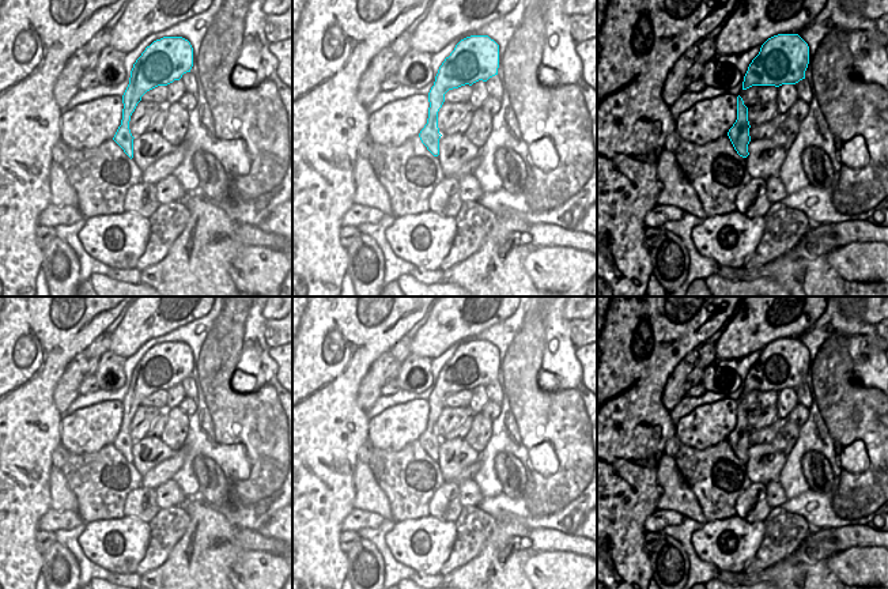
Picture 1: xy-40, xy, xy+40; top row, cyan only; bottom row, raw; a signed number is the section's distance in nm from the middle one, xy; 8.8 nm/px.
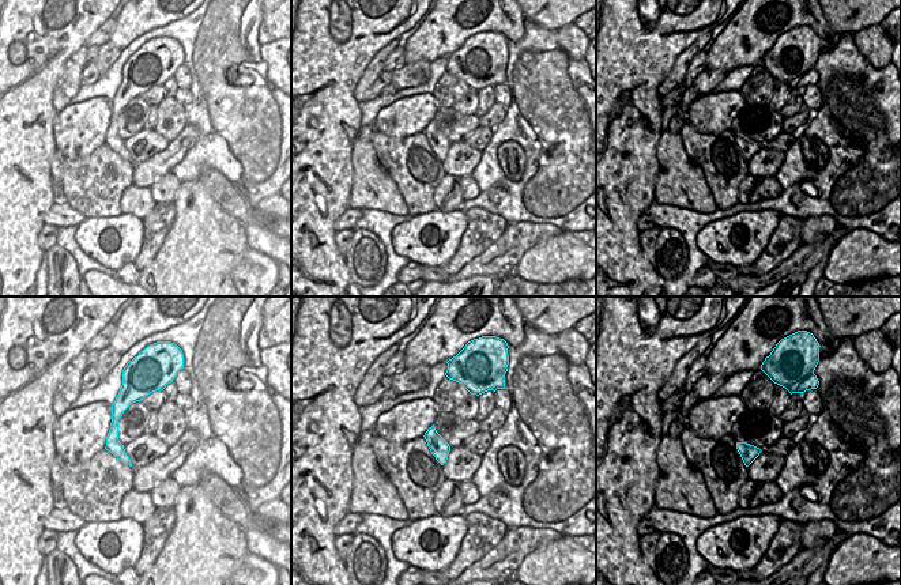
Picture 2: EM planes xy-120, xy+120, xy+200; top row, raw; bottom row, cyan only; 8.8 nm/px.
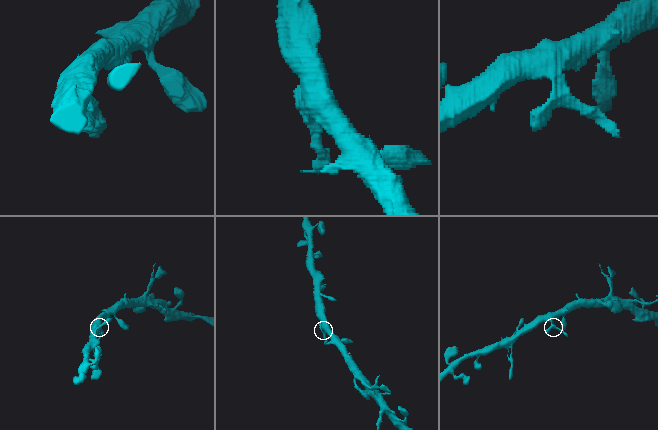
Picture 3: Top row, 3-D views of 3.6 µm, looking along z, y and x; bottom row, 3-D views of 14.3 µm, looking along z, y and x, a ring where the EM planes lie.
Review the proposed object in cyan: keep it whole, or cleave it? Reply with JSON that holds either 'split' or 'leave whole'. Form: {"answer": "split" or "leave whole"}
{"answer": "split"}

